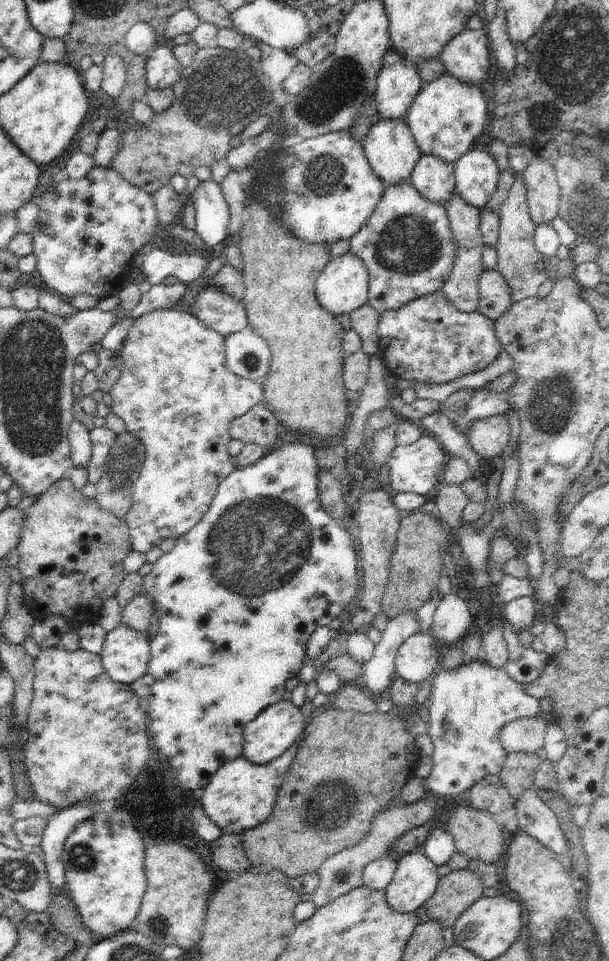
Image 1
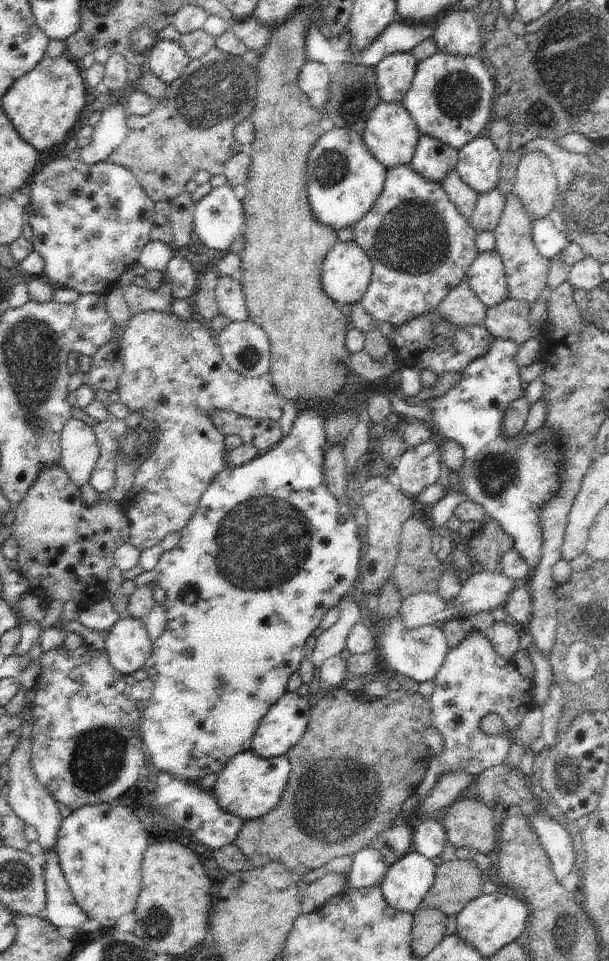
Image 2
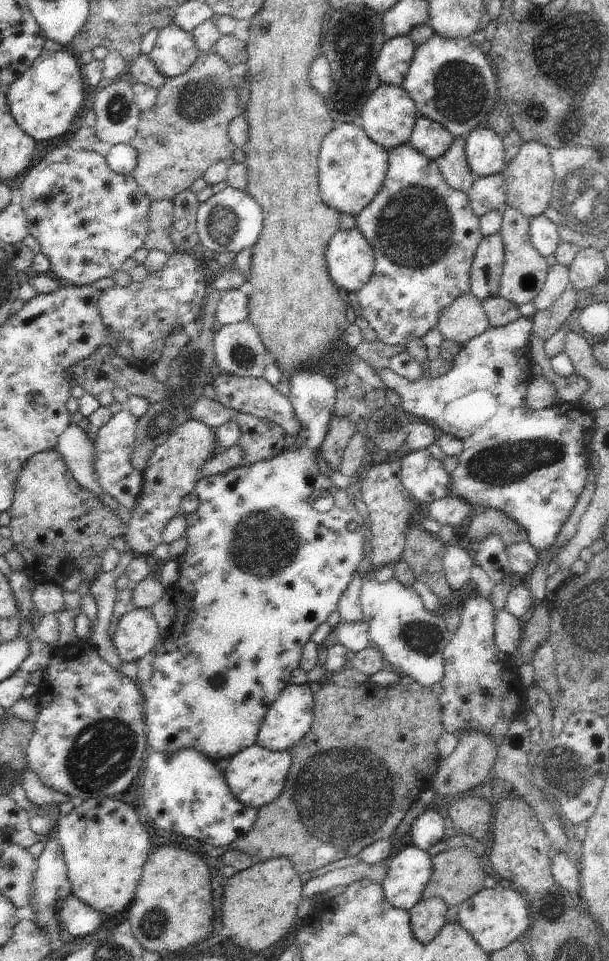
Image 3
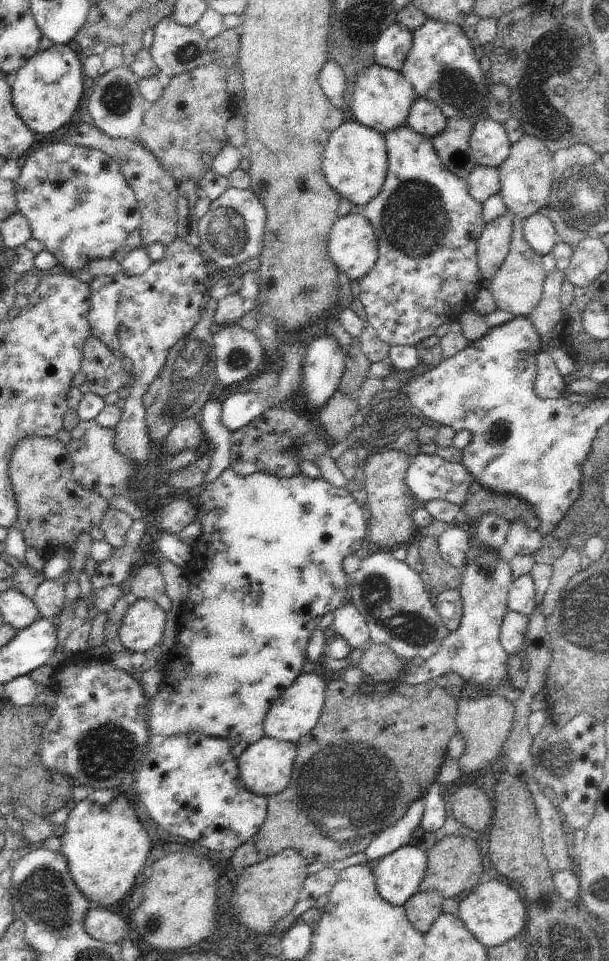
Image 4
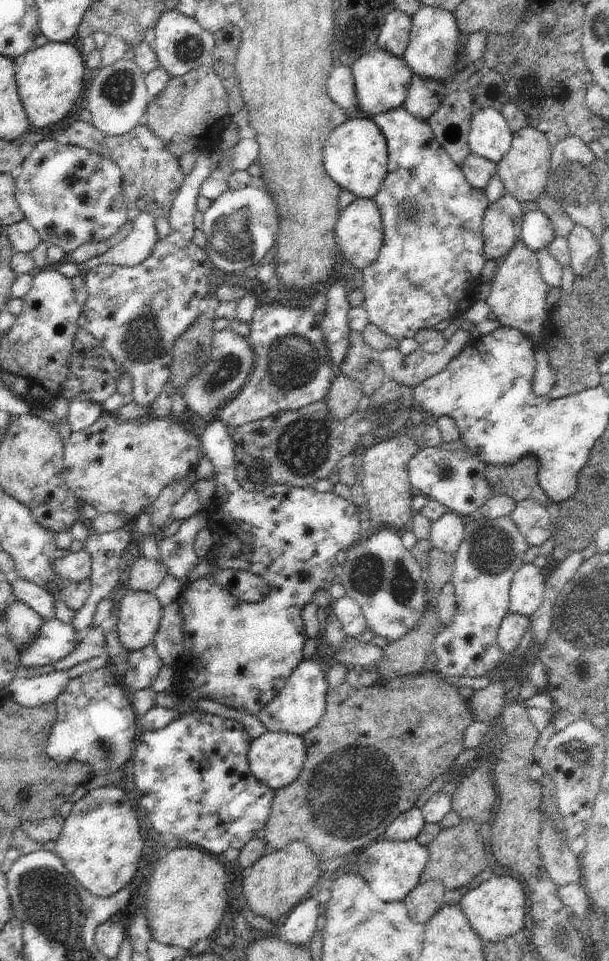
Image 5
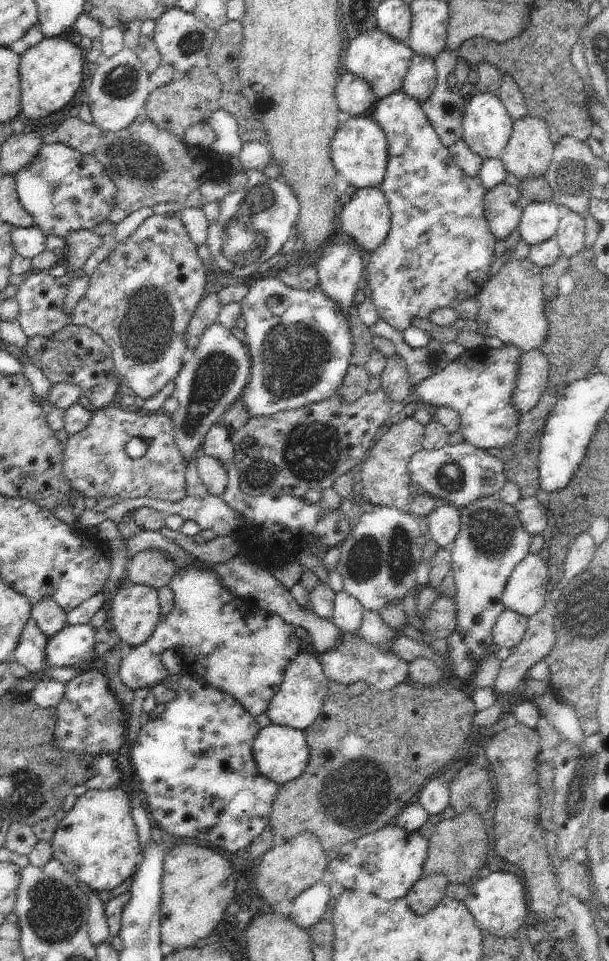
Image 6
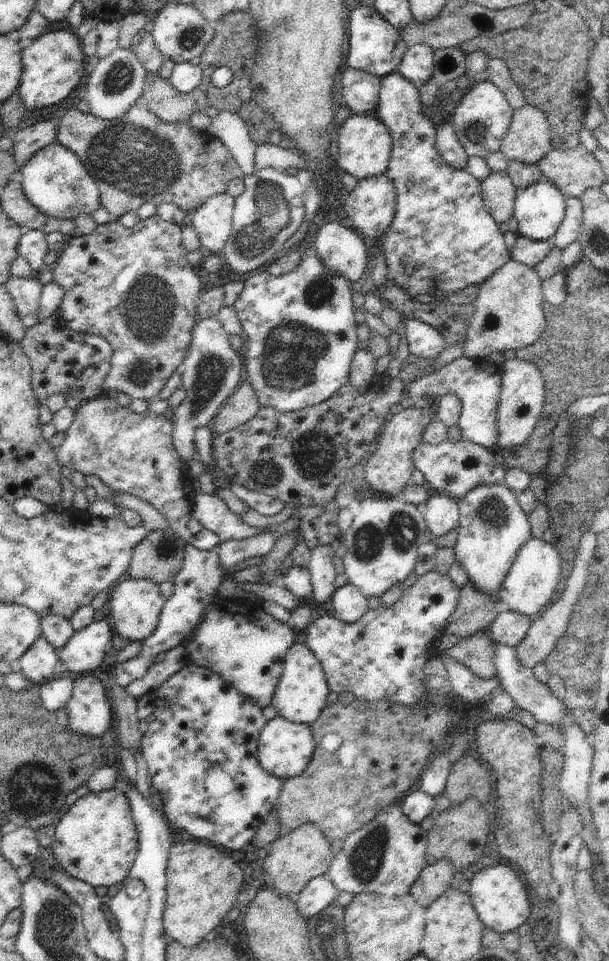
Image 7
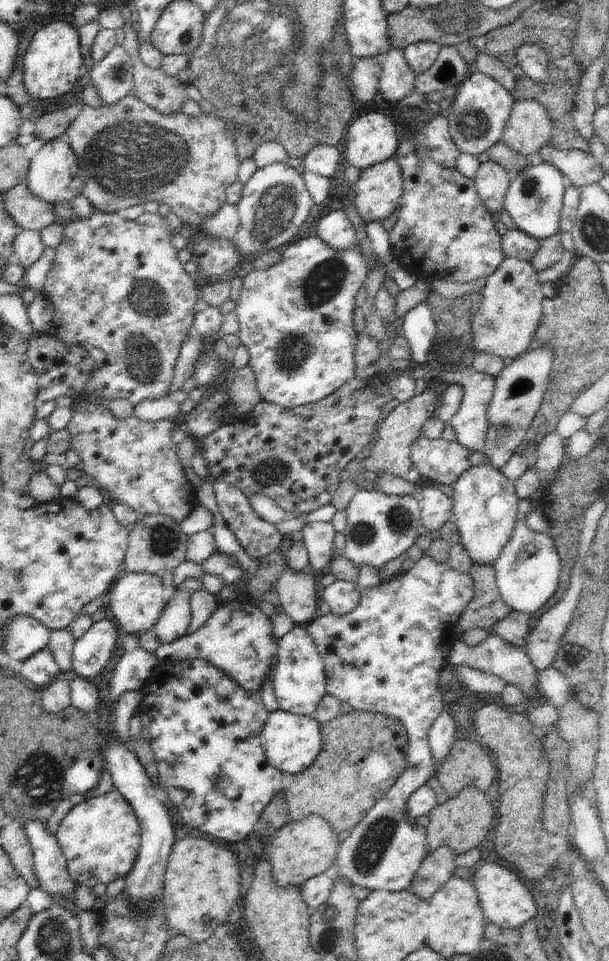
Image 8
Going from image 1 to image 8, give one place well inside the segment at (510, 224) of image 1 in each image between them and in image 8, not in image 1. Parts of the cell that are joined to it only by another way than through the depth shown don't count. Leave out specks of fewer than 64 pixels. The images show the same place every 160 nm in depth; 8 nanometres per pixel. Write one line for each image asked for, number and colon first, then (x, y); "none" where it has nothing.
2: (526, 270)
3: (524, 273)
4: (517, 287)
5: (518, 294)
6: (511, 303)
7: (510, 312)
8: (505, 324)

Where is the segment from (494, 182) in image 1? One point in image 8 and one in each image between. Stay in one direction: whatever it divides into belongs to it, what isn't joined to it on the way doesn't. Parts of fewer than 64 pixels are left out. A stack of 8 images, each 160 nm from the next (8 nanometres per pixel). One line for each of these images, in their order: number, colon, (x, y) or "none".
2: (478, 163)
3: (485, 151)
4: (490, 146)
5: (490, 137)
6: (486, 126)
7: (482, 118)
8: (482, 106)

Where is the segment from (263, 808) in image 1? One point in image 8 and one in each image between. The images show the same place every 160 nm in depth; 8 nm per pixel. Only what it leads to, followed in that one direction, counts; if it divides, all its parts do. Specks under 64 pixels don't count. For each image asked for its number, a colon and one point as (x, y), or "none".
2: (249, 786)
3: (256, 776)
4: (265, 767)
5: (275, 758)
6: (281, 753)
7: (285, 749)
8: (292, 742)

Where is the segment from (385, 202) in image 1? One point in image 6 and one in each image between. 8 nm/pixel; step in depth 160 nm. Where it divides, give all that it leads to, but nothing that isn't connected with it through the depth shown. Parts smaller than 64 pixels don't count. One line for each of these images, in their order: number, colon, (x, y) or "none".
2: (420, 246)
3: (425, 235)
4: (427, 225)
5: (429, 268)
6: (440, 251)

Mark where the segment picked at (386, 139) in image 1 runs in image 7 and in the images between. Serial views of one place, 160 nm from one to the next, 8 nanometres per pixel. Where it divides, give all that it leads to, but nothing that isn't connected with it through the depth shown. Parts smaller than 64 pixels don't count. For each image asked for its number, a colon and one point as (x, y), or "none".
2: (391, 134)
3: (389, 116)
4: (382, 99)
5: (382, 80)
6: (383, 62)
7: (376, 47)

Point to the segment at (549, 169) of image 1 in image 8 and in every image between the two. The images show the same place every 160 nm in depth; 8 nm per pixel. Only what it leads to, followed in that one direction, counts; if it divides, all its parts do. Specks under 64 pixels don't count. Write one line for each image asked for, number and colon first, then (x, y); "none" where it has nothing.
2: (535, 185)
3: (529, 177)
4: (527, 176)
5: (524, 170)
6: (529, 151)
7: (528, 139)
8: (529, 127)

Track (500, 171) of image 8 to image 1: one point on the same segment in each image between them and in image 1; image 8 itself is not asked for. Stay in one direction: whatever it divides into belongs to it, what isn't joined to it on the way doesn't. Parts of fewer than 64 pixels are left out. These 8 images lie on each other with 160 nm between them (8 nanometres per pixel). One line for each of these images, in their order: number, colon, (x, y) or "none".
1: (495, 299)
2: (486, 276)
3: (487, 267)
4: (493, 245)
5: (502, 221)
6: (504, 204)
7: (498, 194)

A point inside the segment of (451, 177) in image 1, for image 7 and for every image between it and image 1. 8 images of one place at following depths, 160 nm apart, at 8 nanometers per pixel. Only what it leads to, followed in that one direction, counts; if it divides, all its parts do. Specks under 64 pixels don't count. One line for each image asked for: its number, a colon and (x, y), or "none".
2: (432, 159)
3: (431, 138)
4: (425, 118)
5: (424, 96)
6: (421, 79)
7: (417, 65)

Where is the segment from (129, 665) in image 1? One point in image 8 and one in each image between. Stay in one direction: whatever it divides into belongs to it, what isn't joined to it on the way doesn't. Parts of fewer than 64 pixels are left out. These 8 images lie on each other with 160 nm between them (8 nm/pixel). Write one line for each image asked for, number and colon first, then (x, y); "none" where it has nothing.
2: (127, 643)
3: (136, 634)
4: (142, 627)
5: (140, 613)
6: (135, 612)
7: (134, 606)
8: (136, 600)

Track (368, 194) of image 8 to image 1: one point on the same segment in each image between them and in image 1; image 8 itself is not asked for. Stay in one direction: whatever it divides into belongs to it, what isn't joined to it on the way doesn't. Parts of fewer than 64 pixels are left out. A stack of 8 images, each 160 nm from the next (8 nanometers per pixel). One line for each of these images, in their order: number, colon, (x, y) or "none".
1: (342, 287)
2: (346, 272)
3: (351, 261)
4: (353, 246)
5: (359, 234)
6: (366, 218)
7: (371, 206)

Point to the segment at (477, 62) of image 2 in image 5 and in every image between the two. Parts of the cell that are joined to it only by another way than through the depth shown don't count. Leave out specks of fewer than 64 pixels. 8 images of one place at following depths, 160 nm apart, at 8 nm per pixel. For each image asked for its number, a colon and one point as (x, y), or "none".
3: (452, 82)
4: (441, 66)
5: (432, 51)

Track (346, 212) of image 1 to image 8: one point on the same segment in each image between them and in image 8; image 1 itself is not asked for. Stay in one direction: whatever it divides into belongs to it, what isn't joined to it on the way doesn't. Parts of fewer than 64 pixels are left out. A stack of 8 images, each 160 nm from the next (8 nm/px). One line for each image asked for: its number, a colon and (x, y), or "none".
2: (344, 180)
3: (352, 168)
4: (355, 159)
5: (355, 155)
6: (359, 151)
7: (365, 146)
8: (370, 139)

